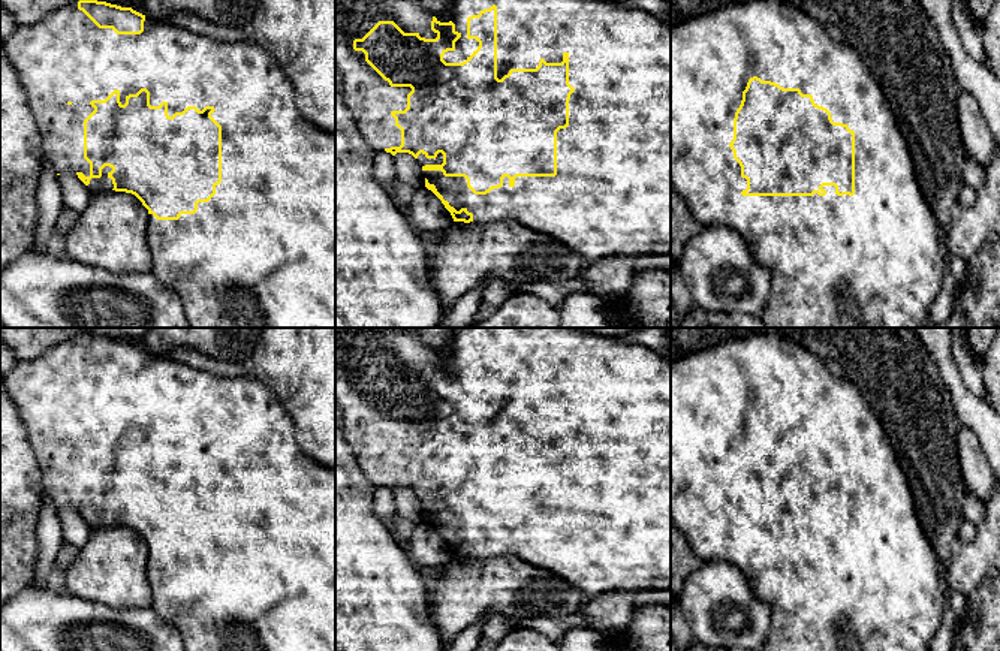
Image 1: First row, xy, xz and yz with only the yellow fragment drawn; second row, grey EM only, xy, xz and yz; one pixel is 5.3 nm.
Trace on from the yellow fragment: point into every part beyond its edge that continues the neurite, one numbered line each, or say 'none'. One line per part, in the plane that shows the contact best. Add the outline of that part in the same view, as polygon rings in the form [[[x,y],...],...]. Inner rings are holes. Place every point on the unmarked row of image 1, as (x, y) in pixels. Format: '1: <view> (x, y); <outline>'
1: xz (611, 532); [[[335,328],[335,401],[338,403],[343,413],[343,434],[358,458],[358,462],[374,485],[382,488],[391,482],[401,480],[401,465],[395,461],[395,453],[391,450],[392,446],[404,446],[407,443],[407,430],[412,427],[410,422],[391,422],[367,397],[362,386],[353,385],[353,376],[362,374],[379,356],[394,356],[404,368],[418,368],[425,374],[436,374],[437,368],[431,365],[431,356],[436,352],[440,358],[452,356],[455,367],[461,373],[455,377],[455,385],[448,386],[443,391],[446,398],[463,398],[466,397],[479,382],[476,374],[467,373],[467,353],[479,350],[481,346],[490,344],[493,340],[497,341],[497,413],[501,415],[509,409],[510,404],[536,404],[539,397],[543,394],[546,398],[561,398],[563,389],[569,389],[569,419],[575,424],[569,434],[569,461],[557,467],[557,510],[555,512],[516,512],[515,521],[509,521],[509,513],[503,513],[503,521],[493,524],[487,530],[475,530],[467,522],[464,512],[445,512],[442,506],[424,506],[424,512],[430,519],[434,519],[437,527],[449,537],[457,546],[466,543],[473,549],[473,557],[501,557],[513,555],[531,566],[545,569],[564,581],[572,587],[578,588],[585,594],[587,599],[597,597],[609,591],[648,591],[648,590],[669,590],[671,588],[671,362],[662,355],[656,353],[650,347],[635,343],[626,343],[611,335],[594,335],[579,332],[576,328],[454,328],[452,341],[445,350],[434,350],[424,344],[416,331],[409,328]]]

